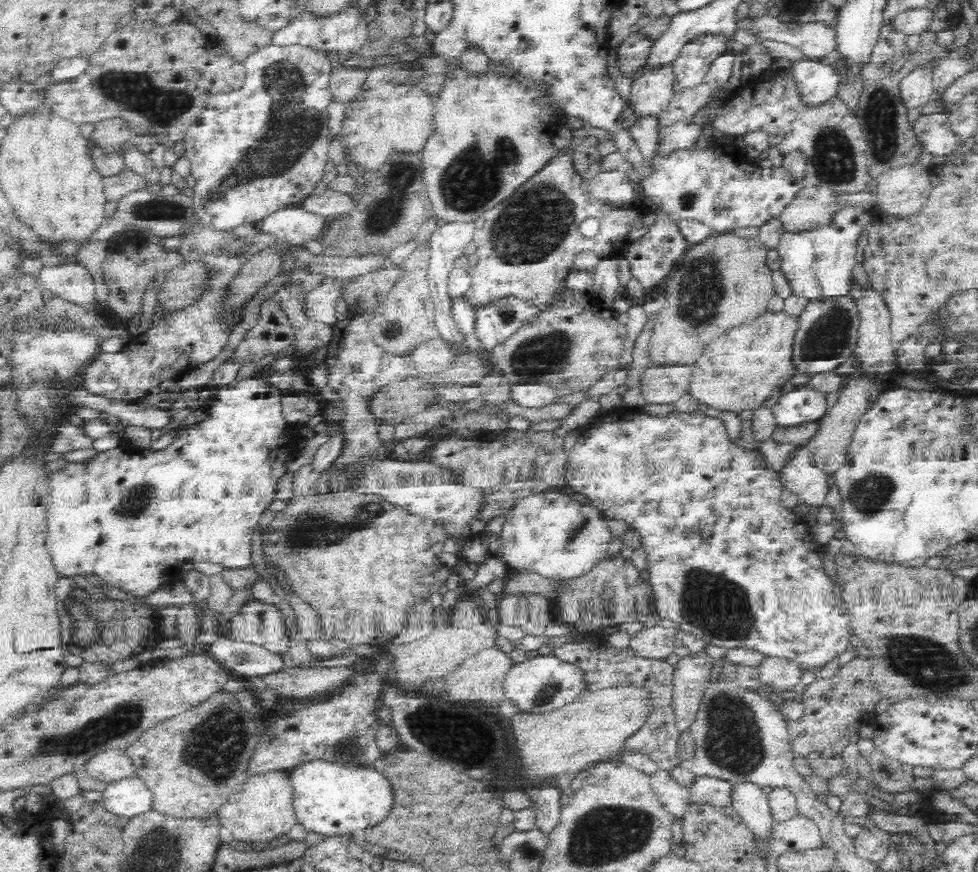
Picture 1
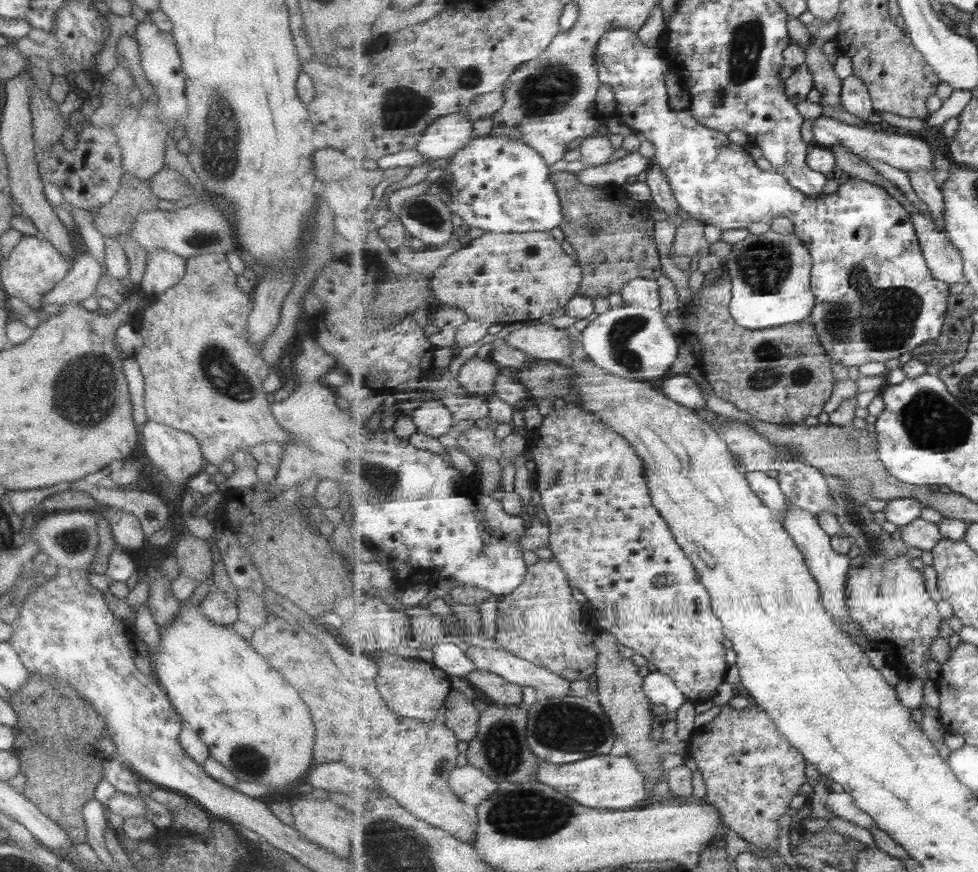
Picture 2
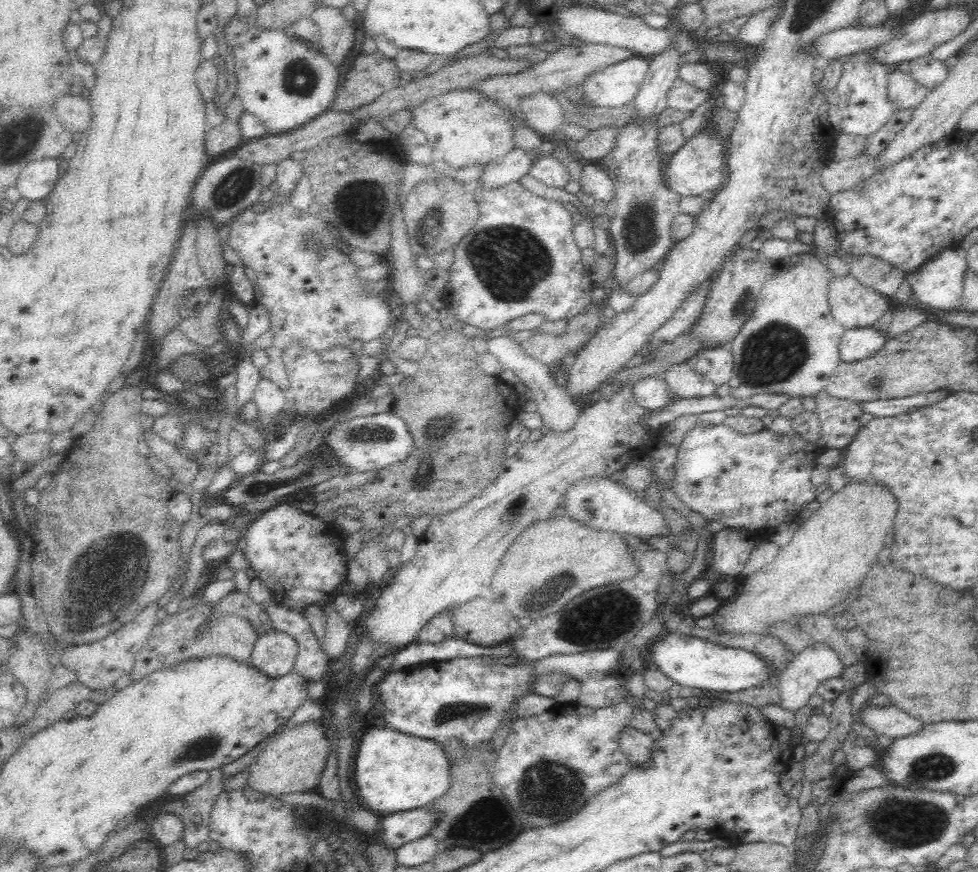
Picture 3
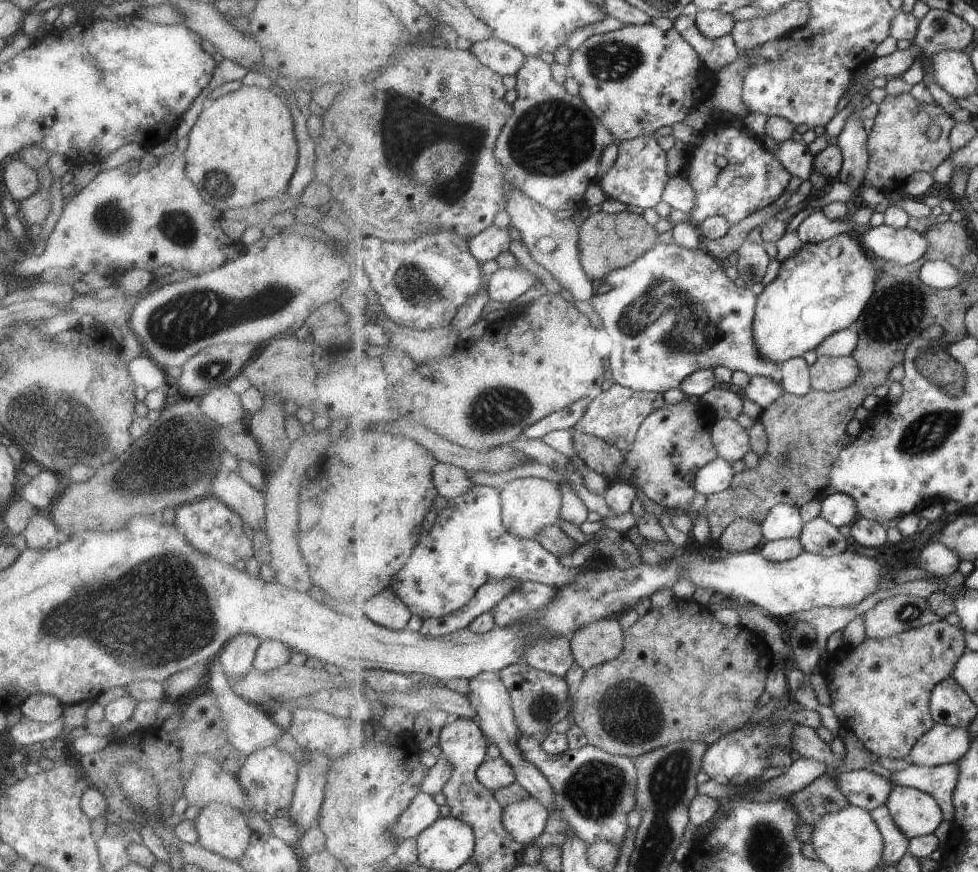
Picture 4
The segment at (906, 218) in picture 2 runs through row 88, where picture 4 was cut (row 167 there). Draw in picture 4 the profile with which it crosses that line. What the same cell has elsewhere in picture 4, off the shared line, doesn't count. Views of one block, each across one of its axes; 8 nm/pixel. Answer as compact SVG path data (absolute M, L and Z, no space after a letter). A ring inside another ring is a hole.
M646 136L622 141L614 165L599 178L600 185L609 197L621 201L623 204L654 208L662 201L664 190L670 182L667 176L668 151L663 150L657 139Z

